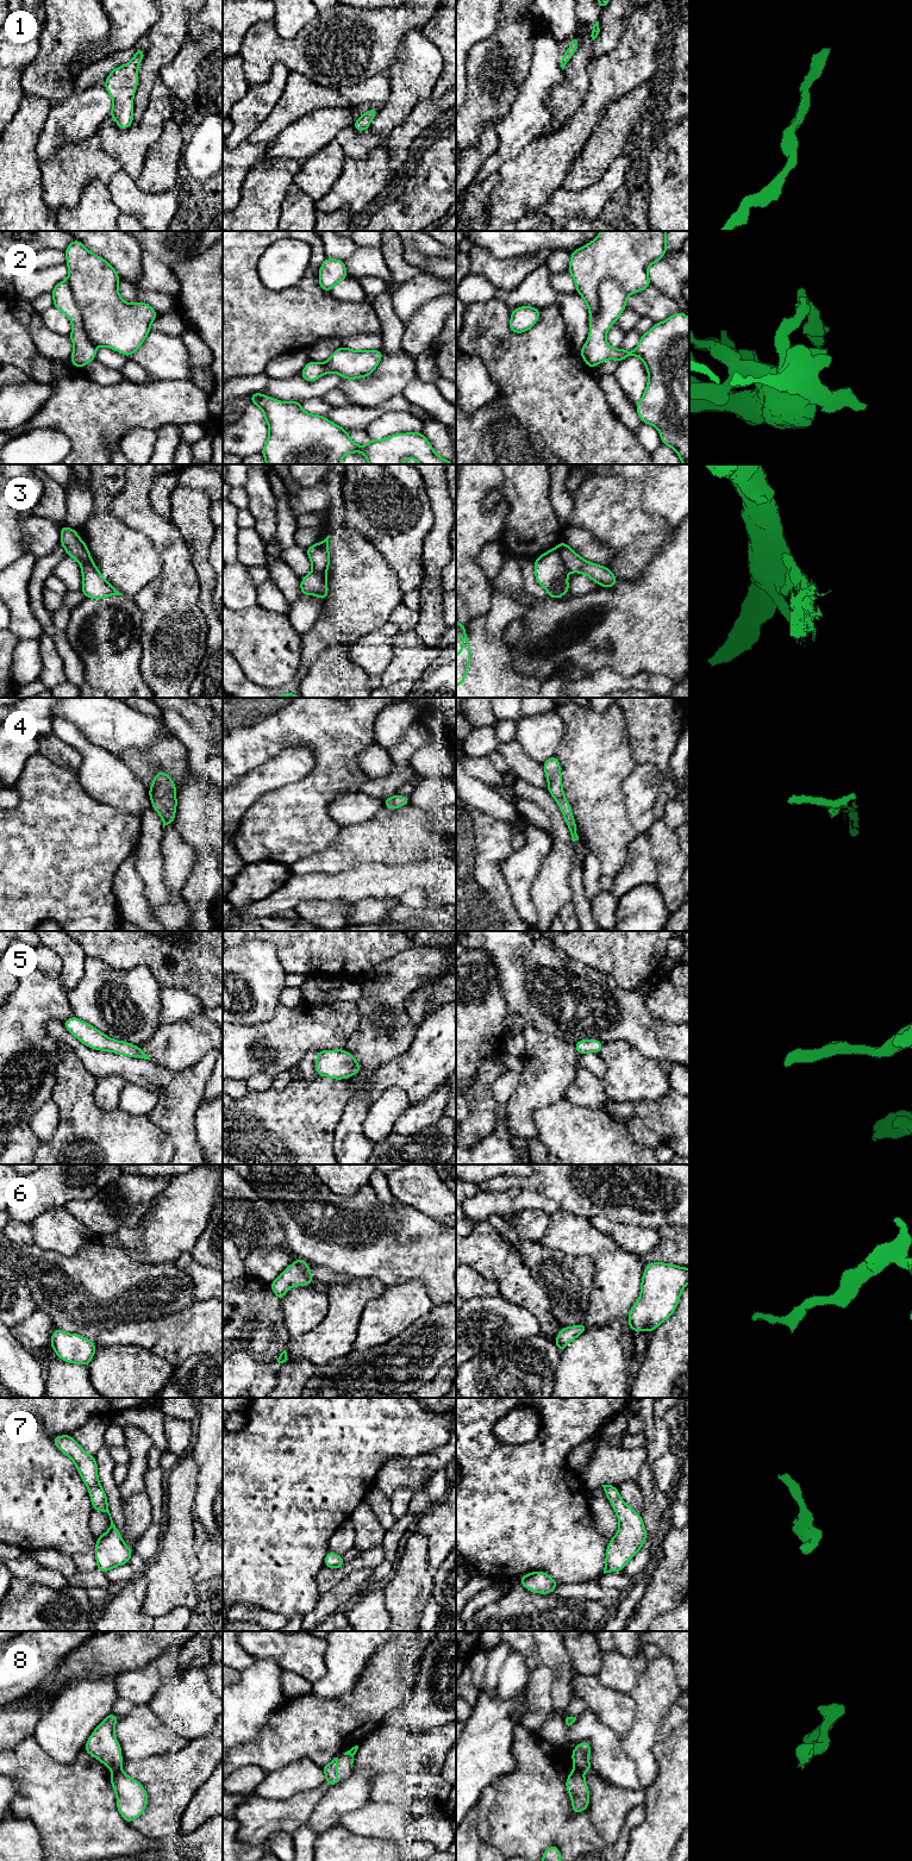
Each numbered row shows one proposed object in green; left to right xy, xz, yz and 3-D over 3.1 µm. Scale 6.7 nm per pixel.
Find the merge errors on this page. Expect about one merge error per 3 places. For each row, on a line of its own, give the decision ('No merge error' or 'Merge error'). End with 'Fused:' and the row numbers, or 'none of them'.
1: No merge error
2: No merge error
3: Merge error
4: No merge error
5: No merge error
6: No merge error
7: No merge error
8: Merge error
Fused: 3, 8

